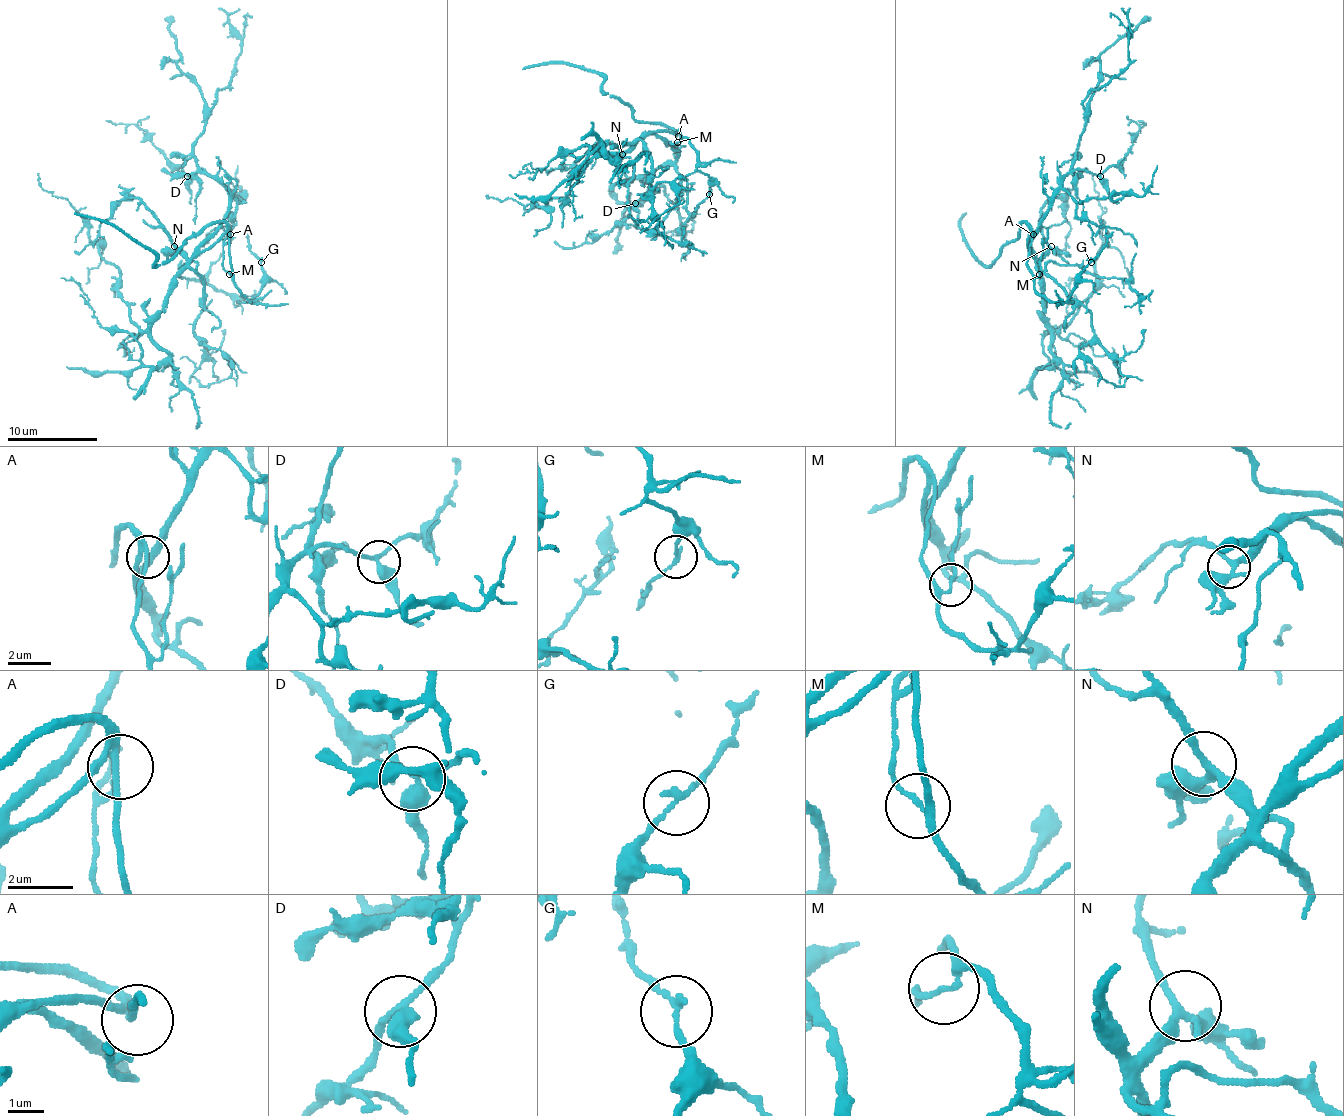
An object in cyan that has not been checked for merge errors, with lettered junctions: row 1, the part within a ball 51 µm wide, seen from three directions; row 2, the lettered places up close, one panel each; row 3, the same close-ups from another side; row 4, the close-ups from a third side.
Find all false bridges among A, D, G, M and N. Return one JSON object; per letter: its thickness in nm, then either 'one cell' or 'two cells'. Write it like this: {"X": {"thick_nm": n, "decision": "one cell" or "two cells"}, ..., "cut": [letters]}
{"A": {"thick_nm": 180, "decision": "one cell"}, "D": {"thick_nm": 240, "decision": "one cell"}, "G": {"thick_nm": 180, "decision": "one cell"}, "M": {"thick_nm": 130, "decision": "one cell"}, "N": {"thick_nm": 220, "decision": "one cell"}, "cut": []}

